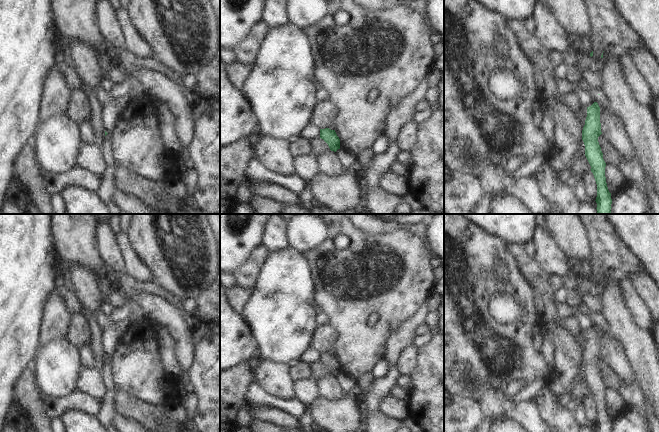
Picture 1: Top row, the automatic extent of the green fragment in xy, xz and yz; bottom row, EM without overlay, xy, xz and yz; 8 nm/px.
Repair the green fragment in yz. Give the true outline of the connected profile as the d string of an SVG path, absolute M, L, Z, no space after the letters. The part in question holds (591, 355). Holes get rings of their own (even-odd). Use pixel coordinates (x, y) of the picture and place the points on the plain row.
M597 326L587 331L587 341L582 354L582 364L585 369L585 380L591 390L597 408L597 432L612 432L611 417L608 414L603 377L598 366L598 361L602 358L600 347L600 331Z

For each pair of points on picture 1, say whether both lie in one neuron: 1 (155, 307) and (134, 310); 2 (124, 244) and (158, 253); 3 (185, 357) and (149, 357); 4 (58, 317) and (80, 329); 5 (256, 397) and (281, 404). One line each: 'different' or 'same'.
1: different
2: different
3: different
4: different
5: same

